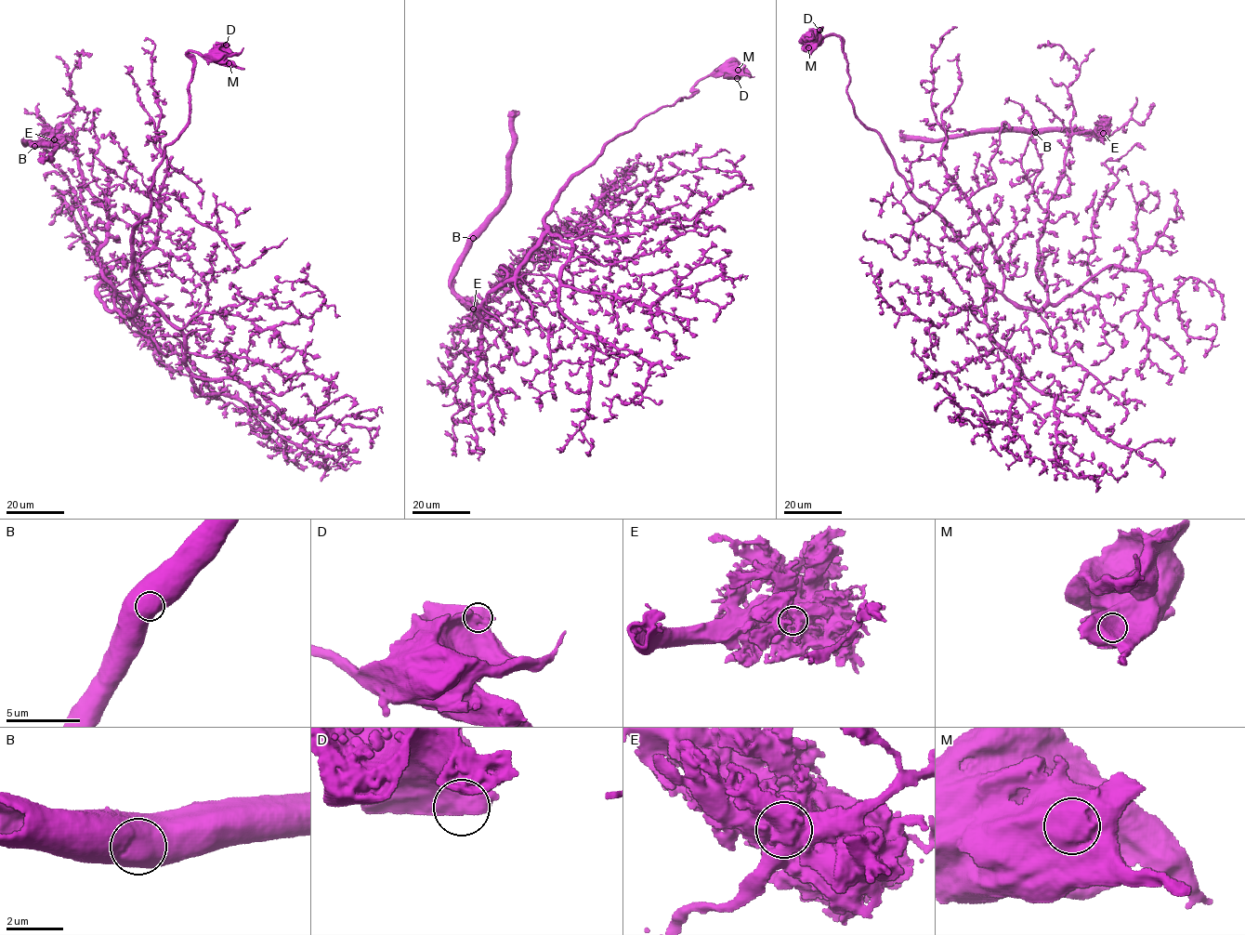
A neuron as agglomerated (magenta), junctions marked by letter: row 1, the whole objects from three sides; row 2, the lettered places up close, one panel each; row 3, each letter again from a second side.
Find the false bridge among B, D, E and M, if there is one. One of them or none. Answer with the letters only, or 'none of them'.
E

